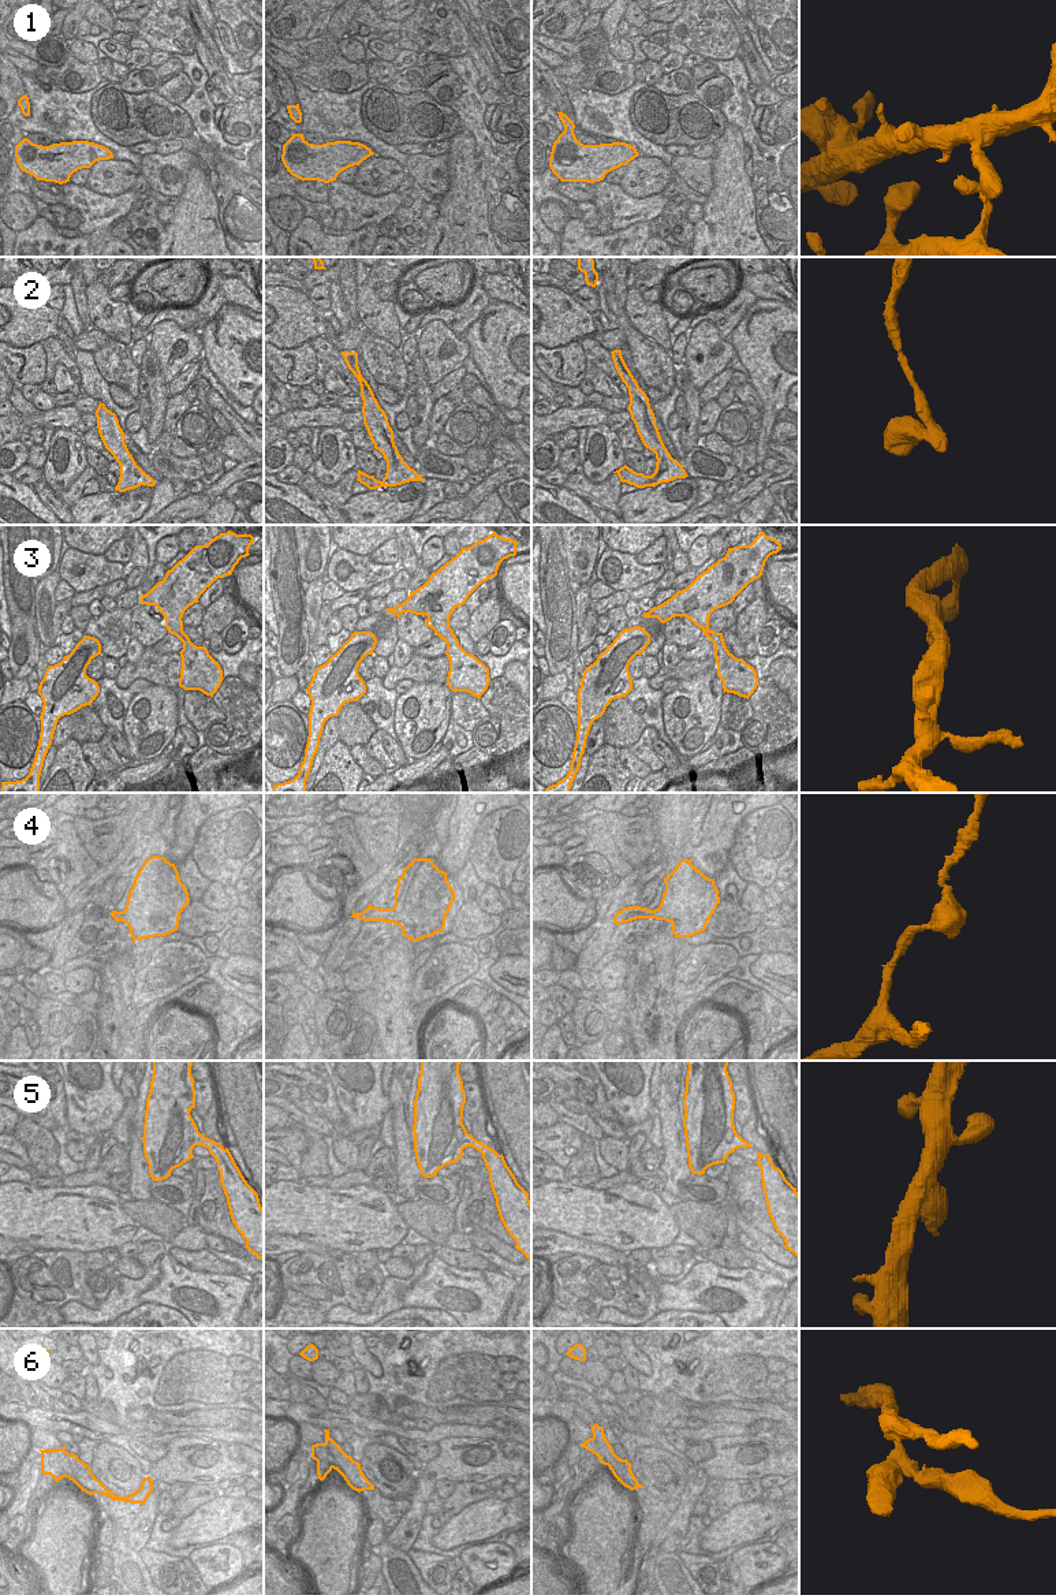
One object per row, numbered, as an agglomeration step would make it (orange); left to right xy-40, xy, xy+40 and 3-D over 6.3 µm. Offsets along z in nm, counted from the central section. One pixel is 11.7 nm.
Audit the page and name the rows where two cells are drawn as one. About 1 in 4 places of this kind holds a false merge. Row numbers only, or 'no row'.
6

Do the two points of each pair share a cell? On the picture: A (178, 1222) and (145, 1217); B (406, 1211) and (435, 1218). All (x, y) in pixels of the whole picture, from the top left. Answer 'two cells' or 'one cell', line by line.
A: one cell
B: one cell

